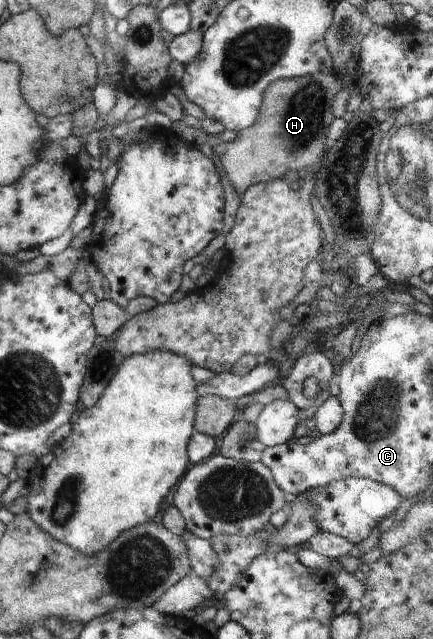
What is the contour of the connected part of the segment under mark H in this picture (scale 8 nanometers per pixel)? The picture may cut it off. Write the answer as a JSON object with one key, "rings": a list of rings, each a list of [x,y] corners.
{"rings":[[[322,72],[294,79],[278,79],[267,87],[256,122],[237,132],[233,141],[218,146],[218,150],[226,150],[219,159],[226,178],[230,180],[228,184],[240,197],[252,184],[284,178],[288,170],[300,172],[302,166],[322,161],[326,132],[335,118],[332,115],[332,98],[340,90],[341,76]]]}

